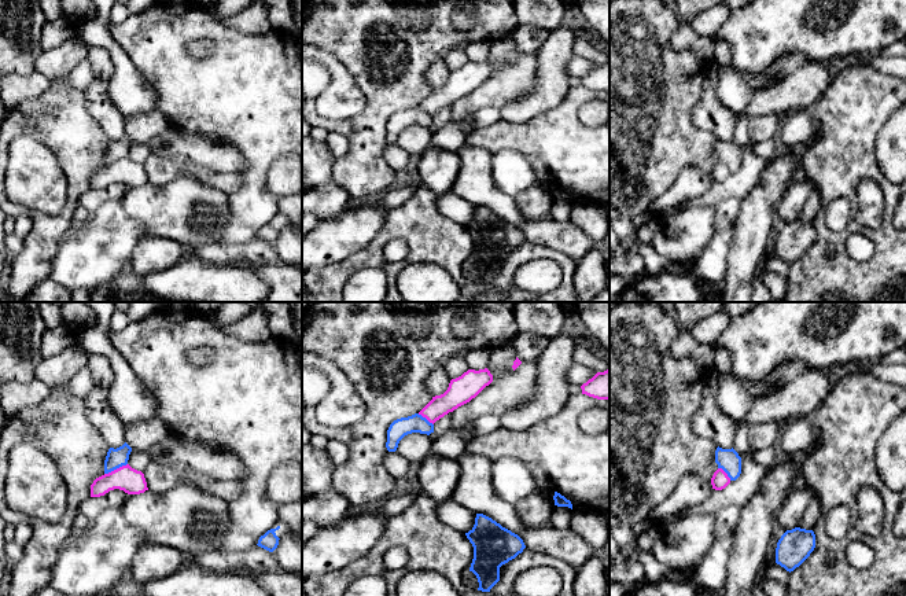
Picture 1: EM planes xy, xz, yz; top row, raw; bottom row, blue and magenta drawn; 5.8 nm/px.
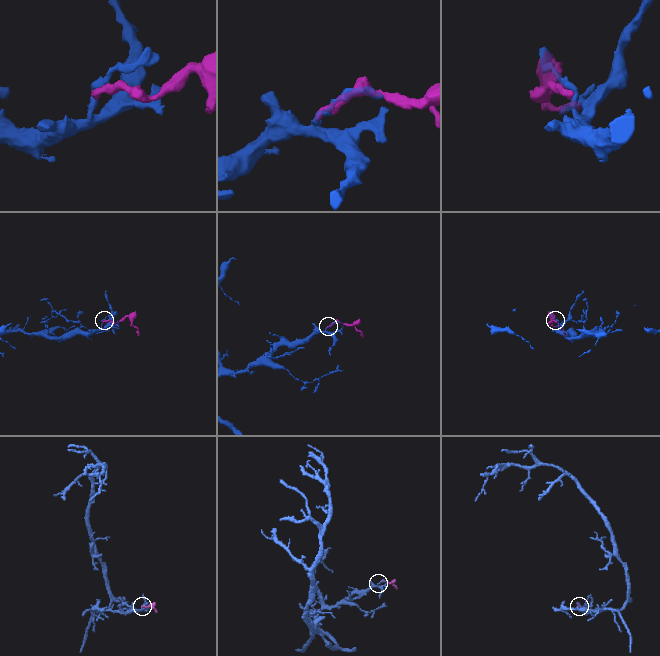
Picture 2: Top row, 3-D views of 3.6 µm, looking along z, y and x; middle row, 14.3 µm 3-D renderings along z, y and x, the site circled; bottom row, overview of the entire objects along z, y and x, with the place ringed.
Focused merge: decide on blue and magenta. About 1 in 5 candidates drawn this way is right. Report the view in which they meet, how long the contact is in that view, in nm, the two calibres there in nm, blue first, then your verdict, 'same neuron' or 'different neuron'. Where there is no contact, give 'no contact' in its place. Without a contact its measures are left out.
meets blue in xy; contact 150 nm long; 110 nm thick on the blue side, 150 nm on the other; different neuron

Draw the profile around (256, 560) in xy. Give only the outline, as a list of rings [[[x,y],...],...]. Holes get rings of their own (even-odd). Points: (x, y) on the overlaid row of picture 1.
[[[258,545],[240,552],[209,552],[192,562],[206,571],[242,573],[253,577],[279,569],[273,552]]]

